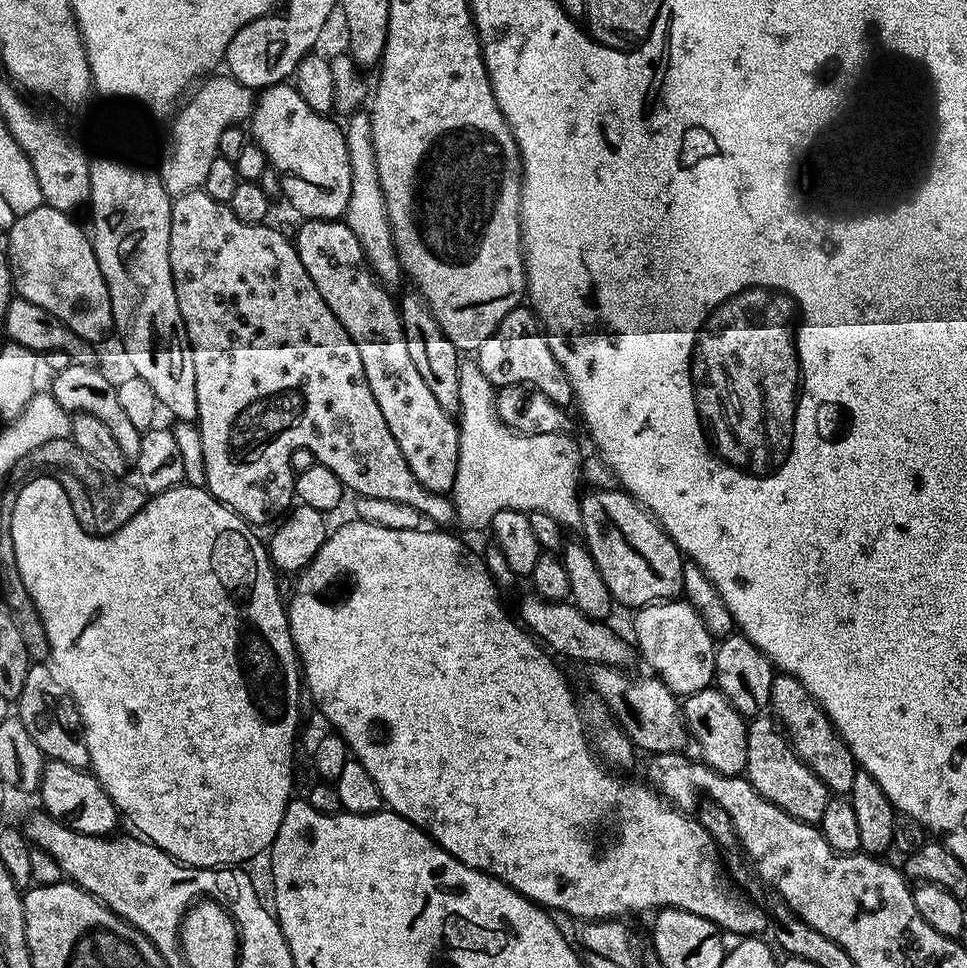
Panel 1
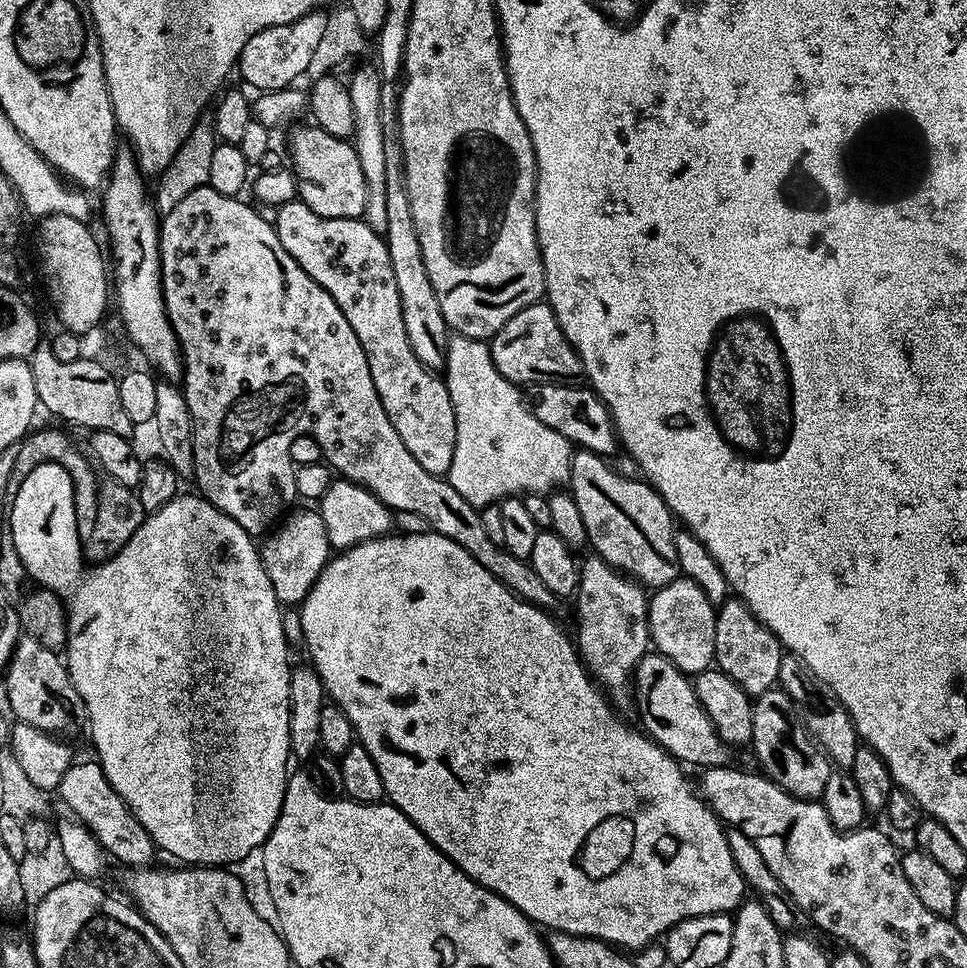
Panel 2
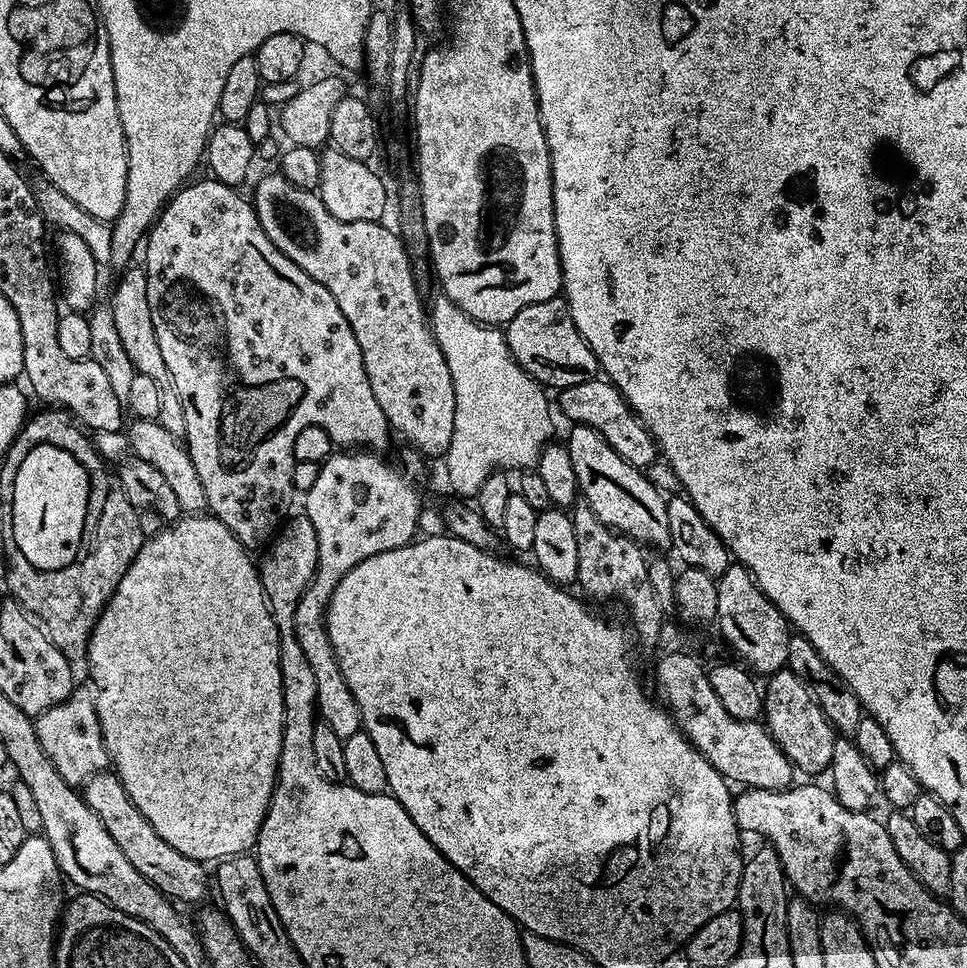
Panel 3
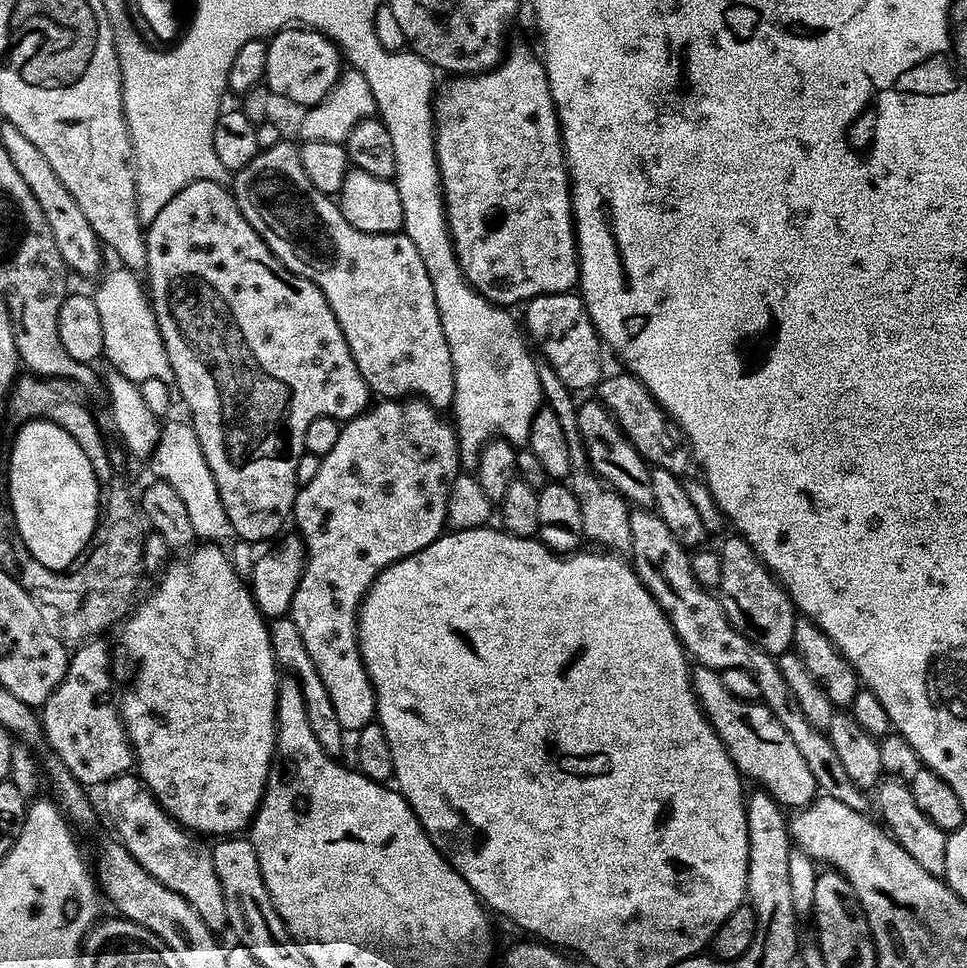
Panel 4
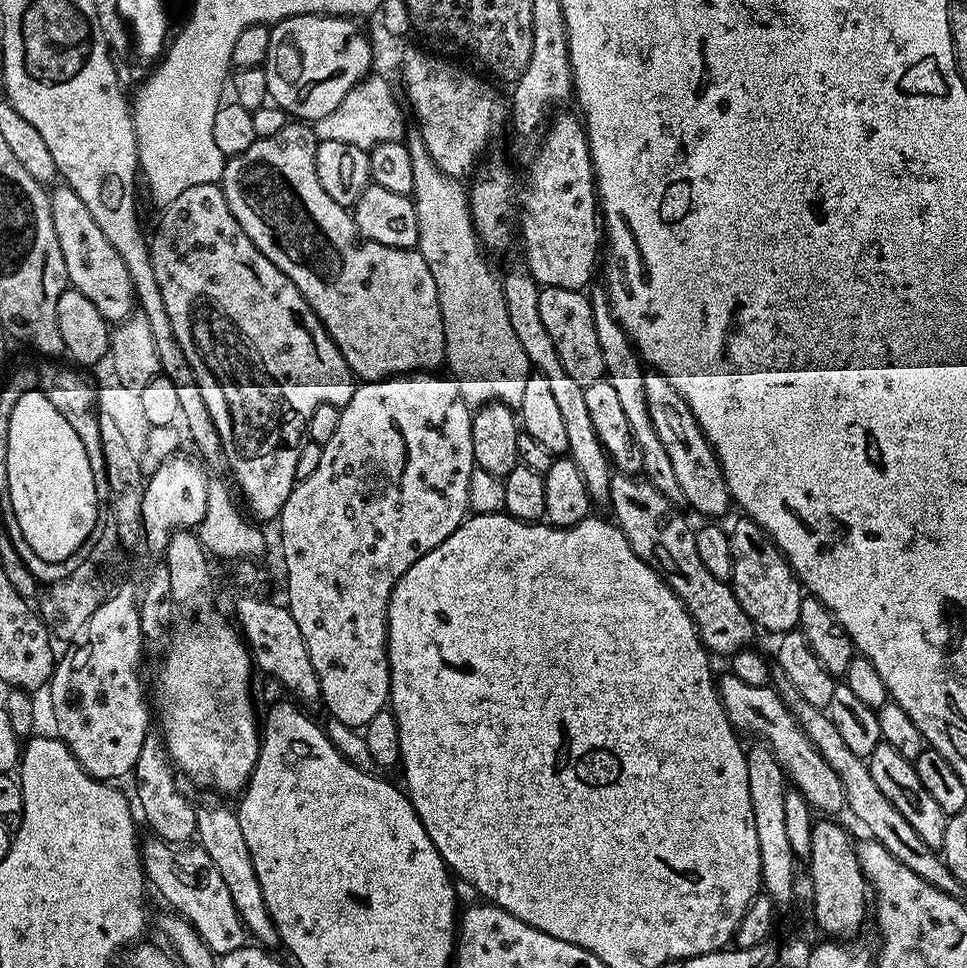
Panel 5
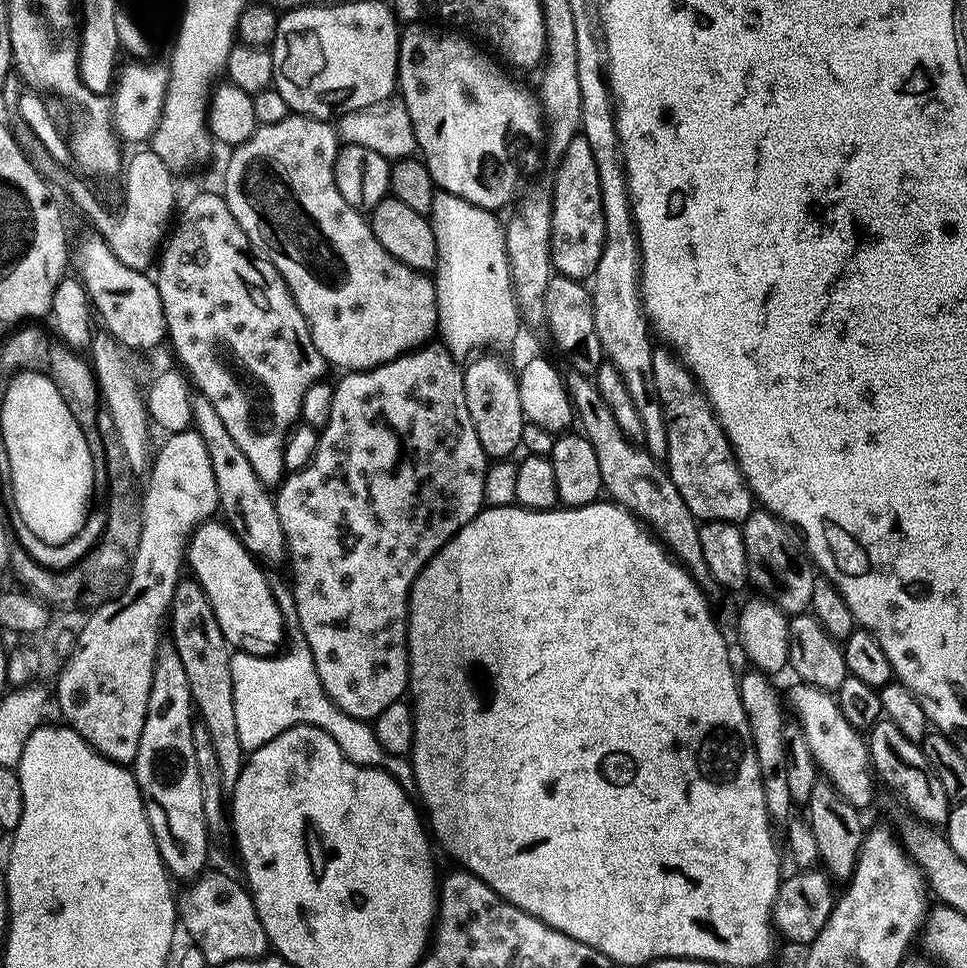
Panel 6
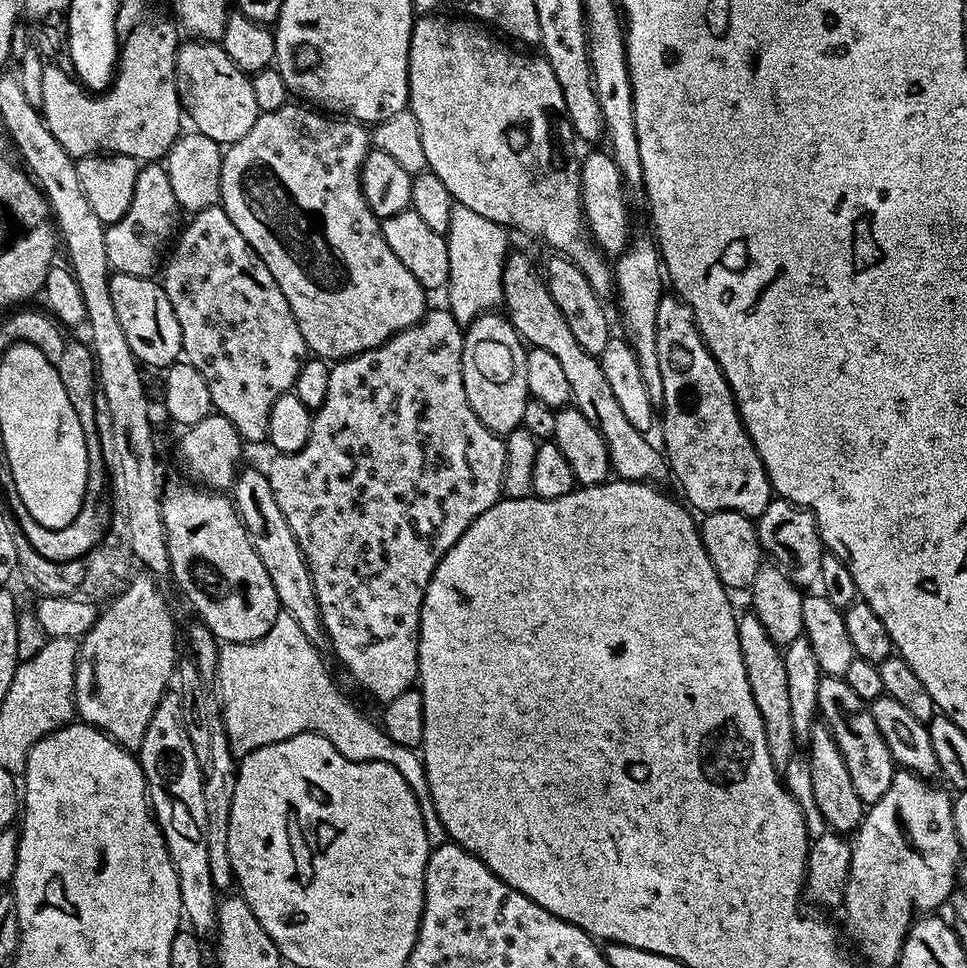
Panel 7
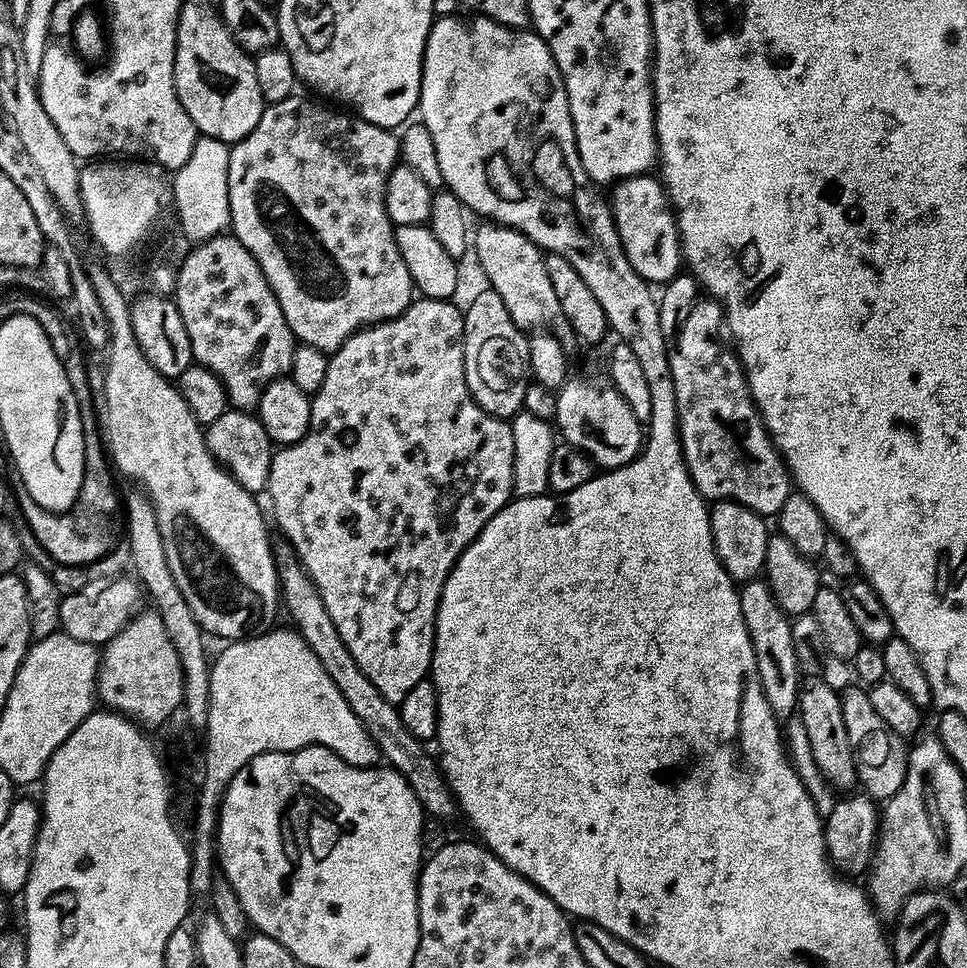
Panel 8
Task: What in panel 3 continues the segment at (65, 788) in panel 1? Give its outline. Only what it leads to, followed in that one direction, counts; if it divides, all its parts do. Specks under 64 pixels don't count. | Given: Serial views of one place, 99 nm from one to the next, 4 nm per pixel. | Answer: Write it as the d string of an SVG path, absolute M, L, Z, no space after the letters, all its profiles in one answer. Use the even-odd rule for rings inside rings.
M105 770L90 778L88 783L83 785L82 795L90 810L102 818L106 830L110 830L110 838L122 846L122 854L126 854L126 859L132 863L134 870L142 874L158 890L162 890L165 896L173 901L181 902L185 900L188 904L196 904L204 895L210 892L210 876L204 873L205 865L194 858L186 858L186 854L178 854L174 846L169 846L167 842L162 842L158 838L154 826L142 818L138 806L130 802L130 794L122 786L122 782L116 777L115 771Z

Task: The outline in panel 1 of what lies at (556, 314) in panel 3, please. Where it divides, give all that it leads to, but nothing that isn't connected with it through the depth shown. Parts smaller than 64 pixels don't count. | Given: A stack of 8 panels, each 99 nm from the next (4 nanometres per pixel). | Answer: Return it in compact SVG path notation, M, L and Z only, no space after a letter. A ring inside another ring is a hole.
M521 306L510 310L494 334L490 334L490 338L486 338L486 342L476 349L474 359L484 377L497 389L525 384L544 394L560 408L567 409L573 403L570 378L560 369L558 358L554 358L554 350L550 350L548 337L531 307Z

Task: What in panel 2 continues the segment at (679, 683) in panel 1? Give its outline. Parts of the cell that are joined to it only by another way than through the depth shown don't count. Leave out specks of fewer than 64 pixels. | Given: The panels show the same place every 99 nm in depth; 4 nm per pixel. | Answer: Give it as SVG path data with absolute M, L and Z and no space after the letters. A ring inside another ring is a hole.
M677 578L666 586L655 589L648 602L648 625L650 626L651 647L660 652L678 670L686 674L704 672L713 667L714 626L716 625L716 608L702 594L702 586L698 582Z

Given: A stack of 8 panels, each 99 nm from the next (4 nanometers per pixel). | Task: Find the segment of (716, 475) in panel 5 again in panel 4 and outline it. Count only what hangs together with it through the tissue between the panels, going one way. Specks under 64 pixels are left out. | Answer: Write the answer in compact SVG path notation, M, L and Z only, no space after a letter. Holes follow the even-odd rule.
M620 370L617 376L605 375L596 385L594 396L606 406L606 410L610 410L610 414L623 430L624 437L652 468L670 470L679 477L685 475L684 471L687 470L688 464L690 465L690 449L684 434L637 376L627 370Z

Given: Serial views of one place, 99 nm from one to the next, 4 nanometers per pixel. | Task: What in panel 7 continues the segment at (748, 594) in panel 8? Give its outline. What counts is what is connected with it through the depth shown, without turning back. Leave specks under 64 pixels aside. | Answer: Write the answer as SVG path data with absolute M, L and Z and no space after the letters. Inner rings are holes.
M745 611L745 616L741 615L736 621L736 629L738 630L738 646L742 646L742 662L746 664L746 678L750 680L750 694L754 694L754 706L758 706L758 714L762 716L762 726L766 732L766 746L770 750L770 758L774 762L774 766L778 770L783 770L787 763L794 759L794 750L797 751L798 745L794 738L794 721L790 719L790 682L786 682L786 666L784 665L784 653L770 638L770 634L766 634L766 626L762 626L762 622L756 617L755 612Z

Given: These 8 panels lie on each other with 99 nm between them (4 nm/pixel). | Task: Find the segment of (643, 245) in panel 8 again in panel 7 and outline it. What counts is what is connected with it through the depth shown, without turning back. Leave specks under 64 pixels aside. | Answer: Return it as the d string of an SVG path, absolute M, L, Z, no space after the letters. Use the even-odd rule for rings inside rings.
M604 150L592 152L588 157L585 155L580 166L580 201L584 207L584 219L596 247L608 258L619 256L627 248L630 239L630 231L628 232L628 204L624 201L624 196L626 197L626 185L611 155Z

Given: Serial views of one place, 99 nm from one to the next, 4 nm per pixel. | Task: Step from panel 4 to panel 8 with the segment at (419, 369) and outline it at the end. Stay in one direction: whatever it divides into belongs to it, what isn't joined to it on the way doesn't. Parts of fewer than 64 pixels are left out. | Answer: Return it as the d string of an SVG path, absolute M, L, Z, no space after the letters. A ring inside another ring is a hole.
M293 94L285 100L268 104L264 109L262 118L258 118L258 126L250 130L246 138L237 144L231 145L228 153L228 166L230 169L230 199L226 207L230 217L231 235L237 236L254 254L256 261L262 266L262 274L266 282L274 290L278 302L282 306L282 314L290 326L292 335L301 344L318 346L318 350L329 354L339 350L354 332L367 328L369 324L380 324L383 320L392 320L393 317L405 312L414 299L414 285L410 278L410 270L406 270L406 262L402 262L402 254L398 254L396 245L396 228L388 216L384 205L384 189L388 187L388 175L401 159L401 141L395 131L374 126L366 122L361 116L344 112L335 112L327 103L315 104L301 94Z

